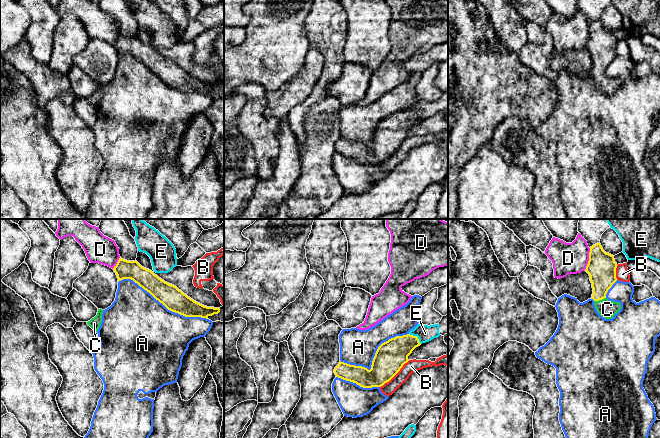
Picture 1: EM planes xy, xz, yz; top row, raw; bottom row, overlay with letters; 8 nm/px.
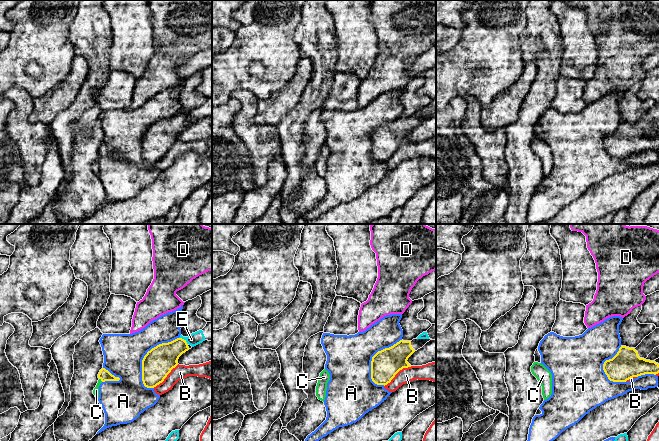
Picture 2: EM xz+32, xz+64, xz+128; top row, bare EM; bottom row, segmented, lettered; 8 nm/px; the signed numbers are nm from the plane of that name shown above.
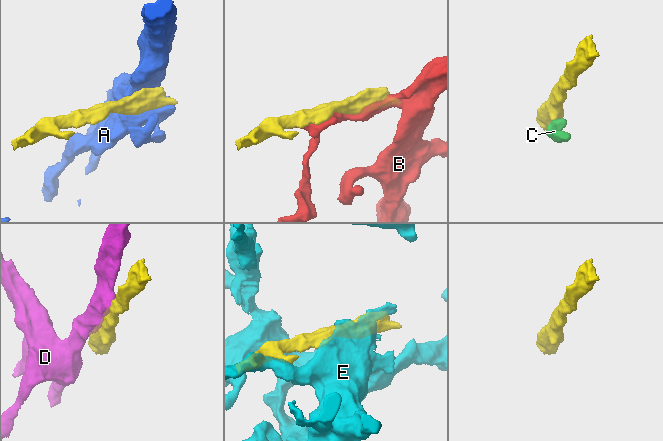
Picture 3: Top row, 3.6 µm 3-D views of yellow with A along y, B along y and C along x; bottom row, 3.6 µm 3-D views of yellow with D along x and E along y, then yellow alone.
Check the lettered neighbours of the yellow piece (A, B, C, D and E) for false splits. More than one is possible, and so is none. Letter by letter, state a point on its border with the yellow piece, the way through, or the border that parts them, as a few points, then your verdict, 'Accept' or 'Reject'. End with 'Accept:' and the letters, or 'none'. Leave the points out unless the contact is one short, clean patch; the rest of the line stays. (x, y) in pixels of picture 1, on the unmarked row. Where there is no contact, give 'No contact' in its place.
A: Touches yellow at xy (163, 80). Reject
B: Touches yellow at xz (395, 150). Reject
C: Touches yellow at yz (599, 75). Path across: yz (601, 44), (599, 75), (607, 85). Accept
D: Touches yellow at yz (589, 35). Reject
E: Touches yellow at xz (416, 112). Reject
Accept: C

